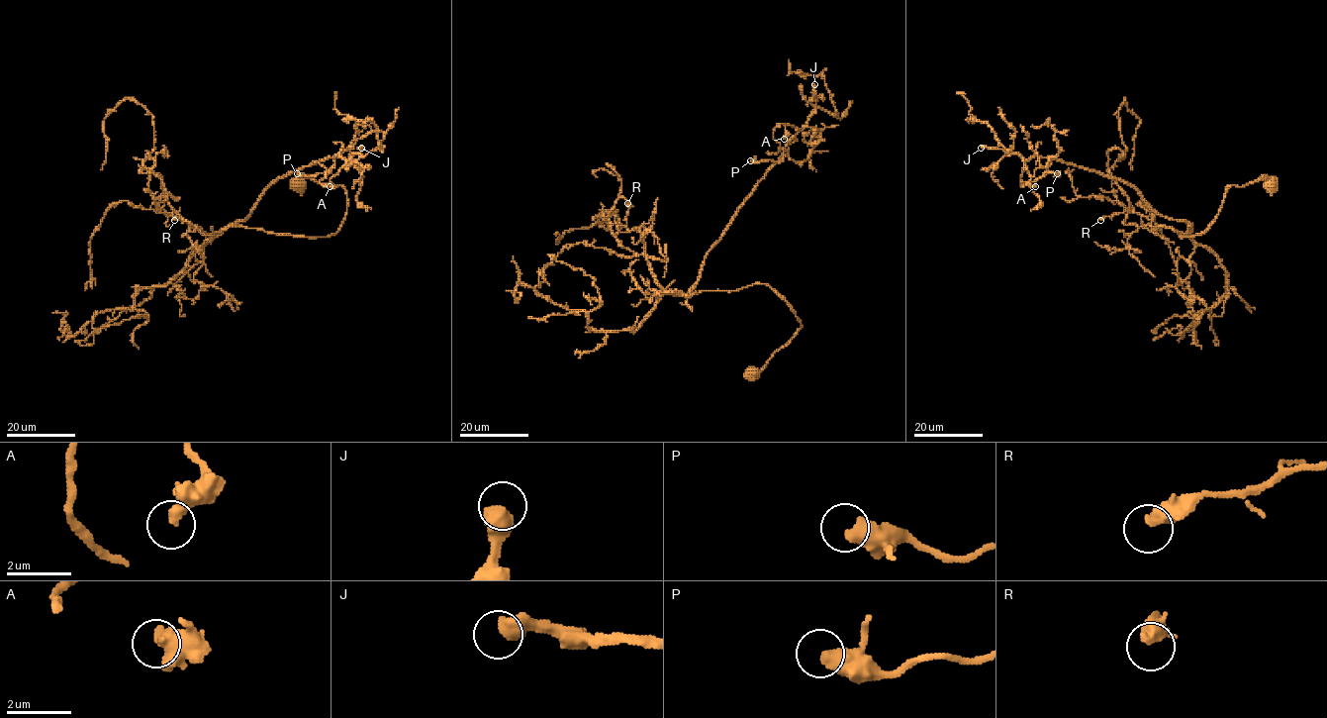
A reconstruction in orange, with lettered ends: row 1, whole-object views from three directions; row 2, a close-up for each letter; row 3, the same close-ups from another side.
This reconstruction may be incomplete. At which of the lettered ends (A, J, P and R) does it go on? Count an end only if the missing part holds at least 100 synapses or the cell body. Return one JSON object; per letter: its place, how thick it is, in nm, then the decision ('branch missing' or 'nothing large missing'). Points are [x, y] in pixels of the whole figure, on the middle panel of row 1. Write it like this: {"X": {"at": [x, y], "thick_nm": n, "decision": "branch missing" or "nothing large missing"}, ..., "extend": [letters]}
{"A": {"at": [784, 139], "thick_nm": 480, "decision": "nothing large missing"}, "J": {"at": [814, 84], "thick_nm": 550, "decision": "branch missing"}, "P": {"at": [750, 160], "thick_nm": 550, "decision": "nothing large missing"}, "R": {"at": [627, 203], "thick_nm": 480, "decision": "nothing large missing"}, "extend": ["J"]}

